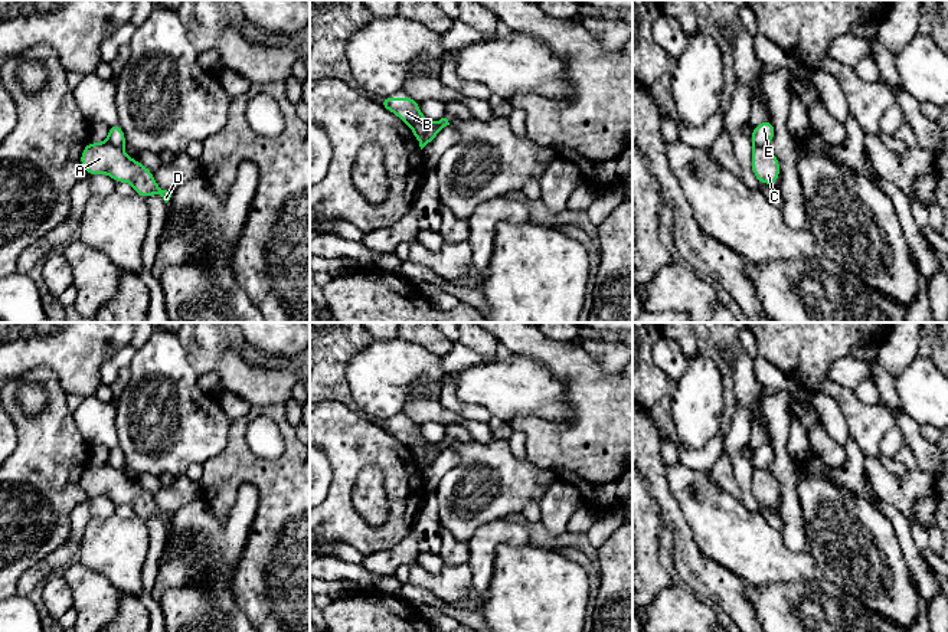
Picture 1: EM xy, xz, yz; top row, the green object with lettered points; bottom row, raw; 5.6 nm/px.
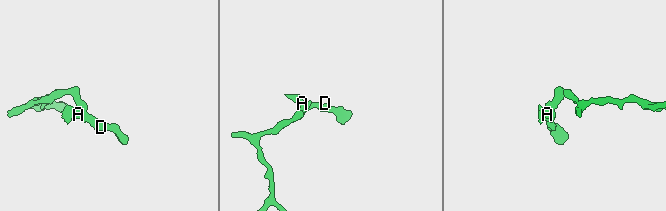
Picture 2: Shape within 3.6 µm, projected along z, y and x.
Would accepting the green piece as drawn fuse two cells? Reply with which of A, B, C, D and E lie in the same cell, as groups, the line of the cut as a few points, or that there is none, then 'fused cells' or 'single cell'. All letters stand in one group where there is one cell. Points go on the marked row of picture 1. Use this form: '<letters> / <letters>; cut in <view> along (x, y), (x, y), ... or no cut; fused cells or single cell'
A B C D / E; cut in xy along (107, 141), (121, 149); fused cells

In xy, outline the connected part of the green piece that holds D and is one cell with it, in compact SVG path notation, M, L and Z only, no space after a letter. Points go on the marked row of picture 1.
M88 143L81 154L81 166L89 176L105 173L117 183L131 183L135 194L141 197L160 194L166 203L171 197L171 191L161 190L157 186L148 168L130 158L122 148L109 143Z

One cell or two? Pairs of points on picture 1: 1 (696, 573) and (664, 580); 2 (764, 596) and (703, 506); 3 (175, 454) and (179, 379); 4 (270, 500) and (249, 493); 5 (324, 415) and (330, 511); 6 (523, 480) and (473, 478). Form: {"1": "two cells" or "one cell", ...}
{"1": "two cells", "2": "two cells", "3": "one cell", "4": "two cells", "5": "one cell", "6": "one cell"}

